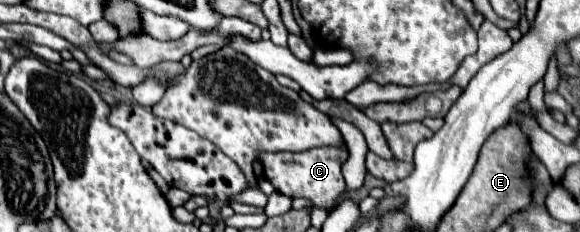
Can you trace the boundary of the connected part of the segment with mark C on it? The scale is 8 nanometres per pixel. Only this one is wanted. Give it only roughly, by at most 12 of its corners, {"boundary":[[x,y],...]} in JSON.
{"boundary":[[347,146],[261,152],[265,178],[327,210],[343,192]]}

